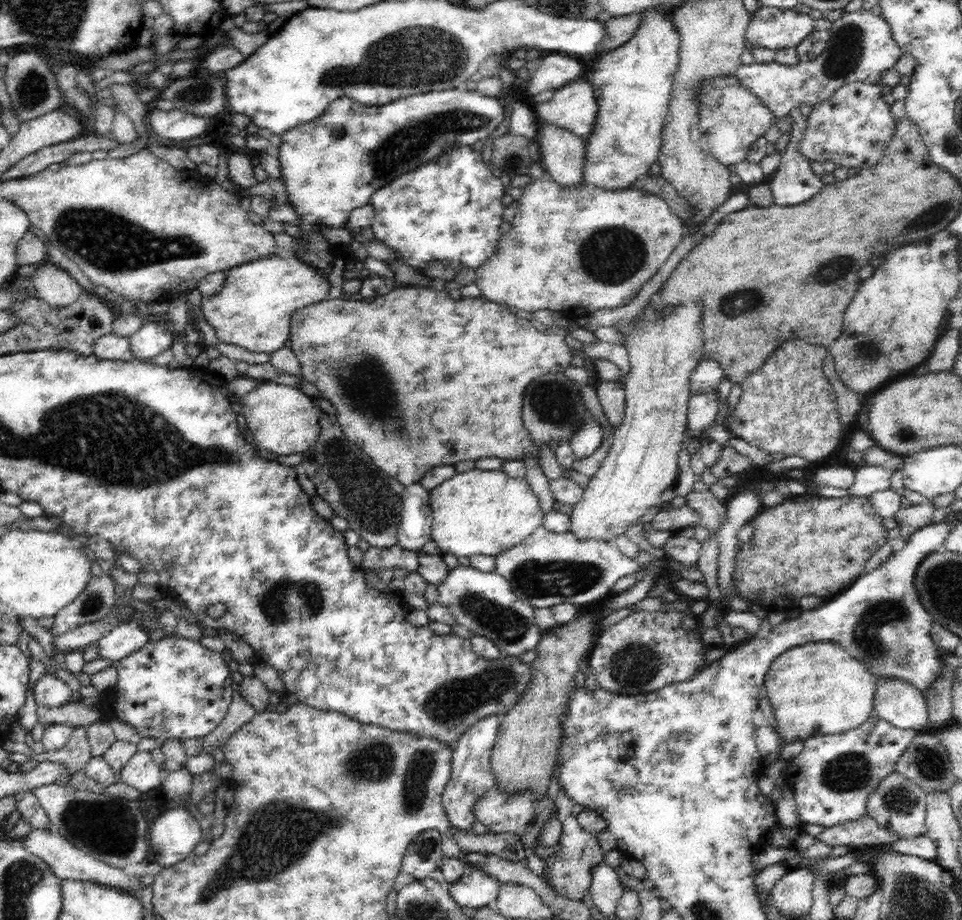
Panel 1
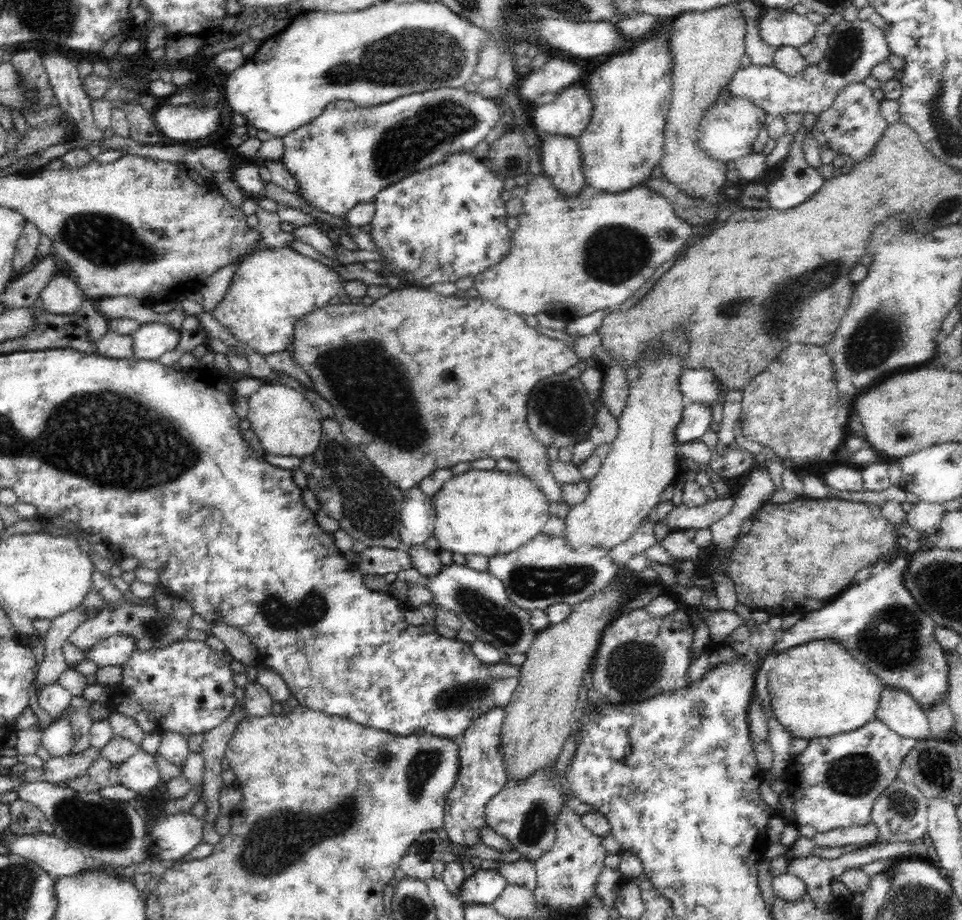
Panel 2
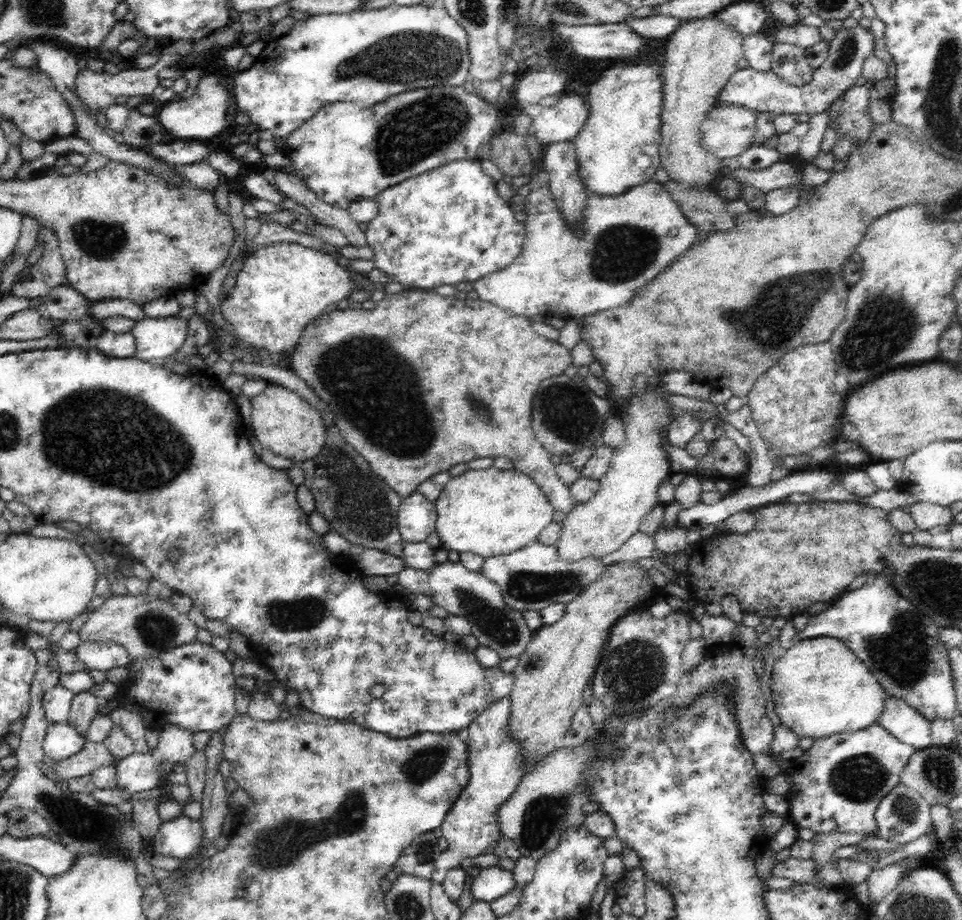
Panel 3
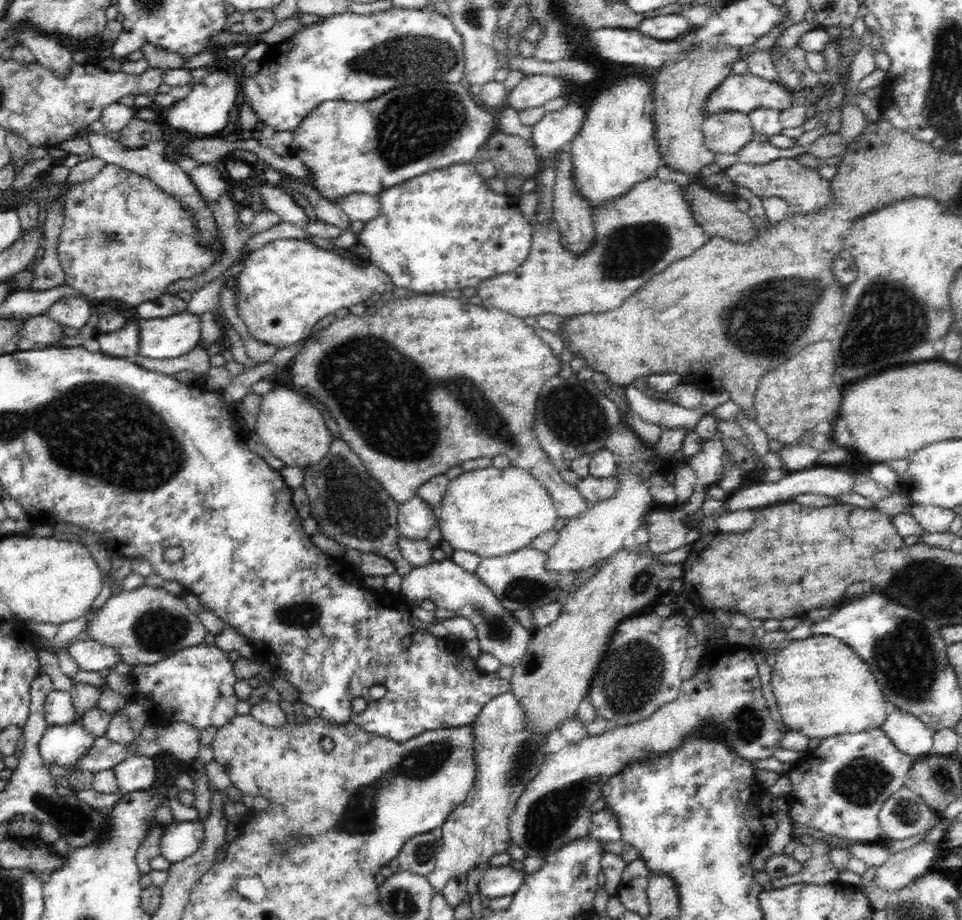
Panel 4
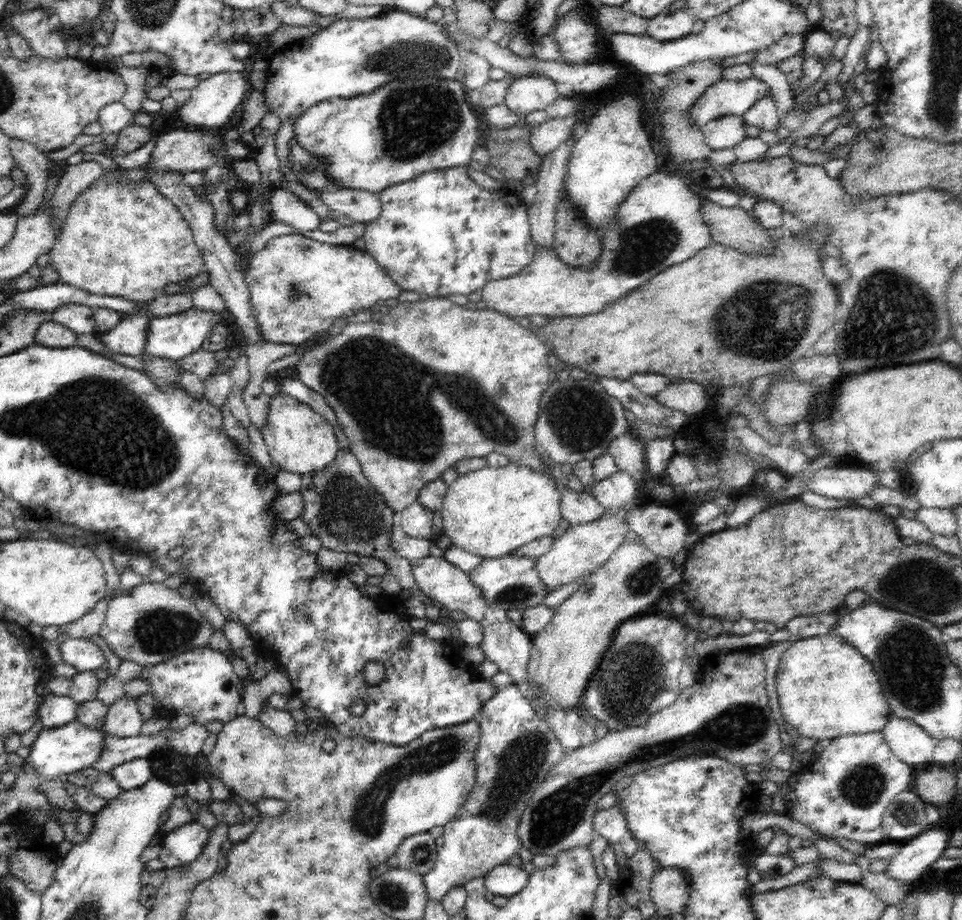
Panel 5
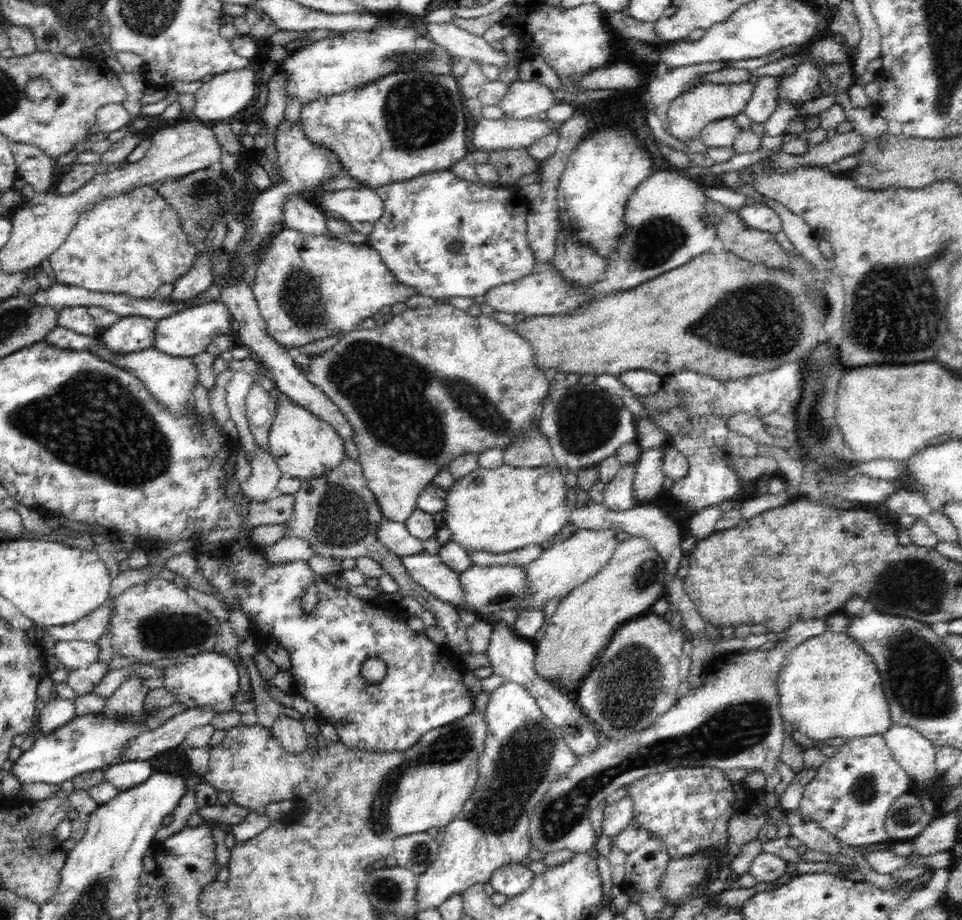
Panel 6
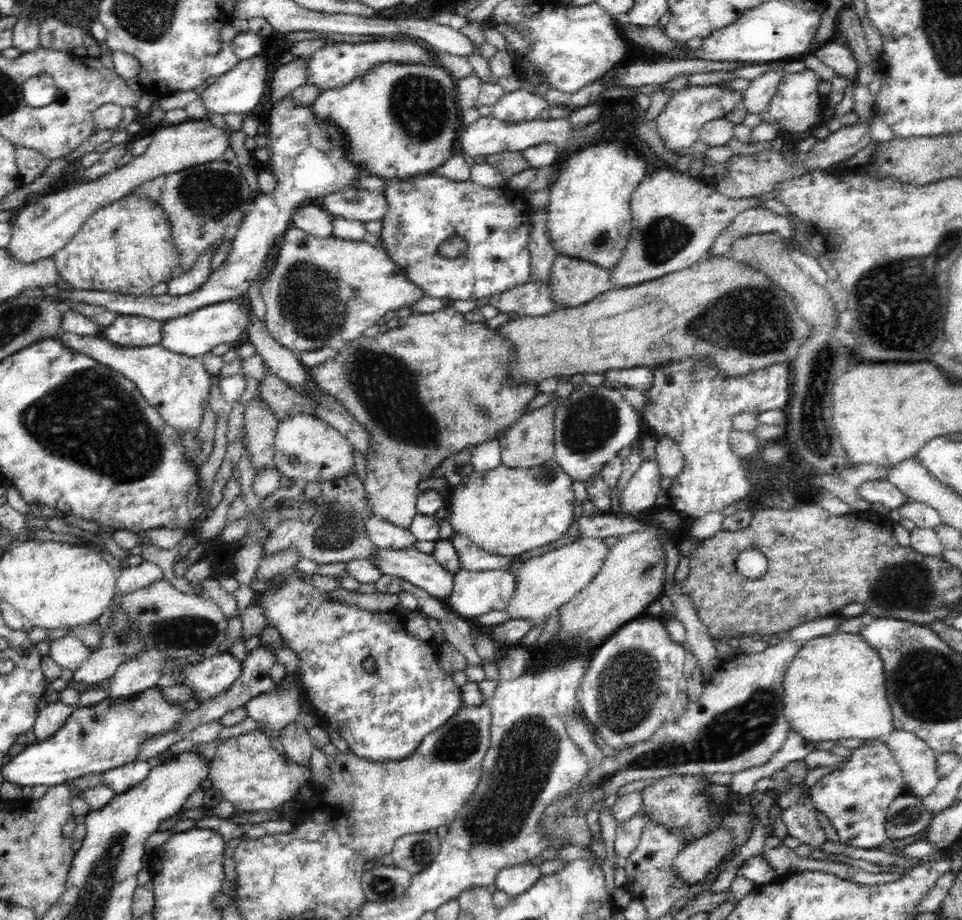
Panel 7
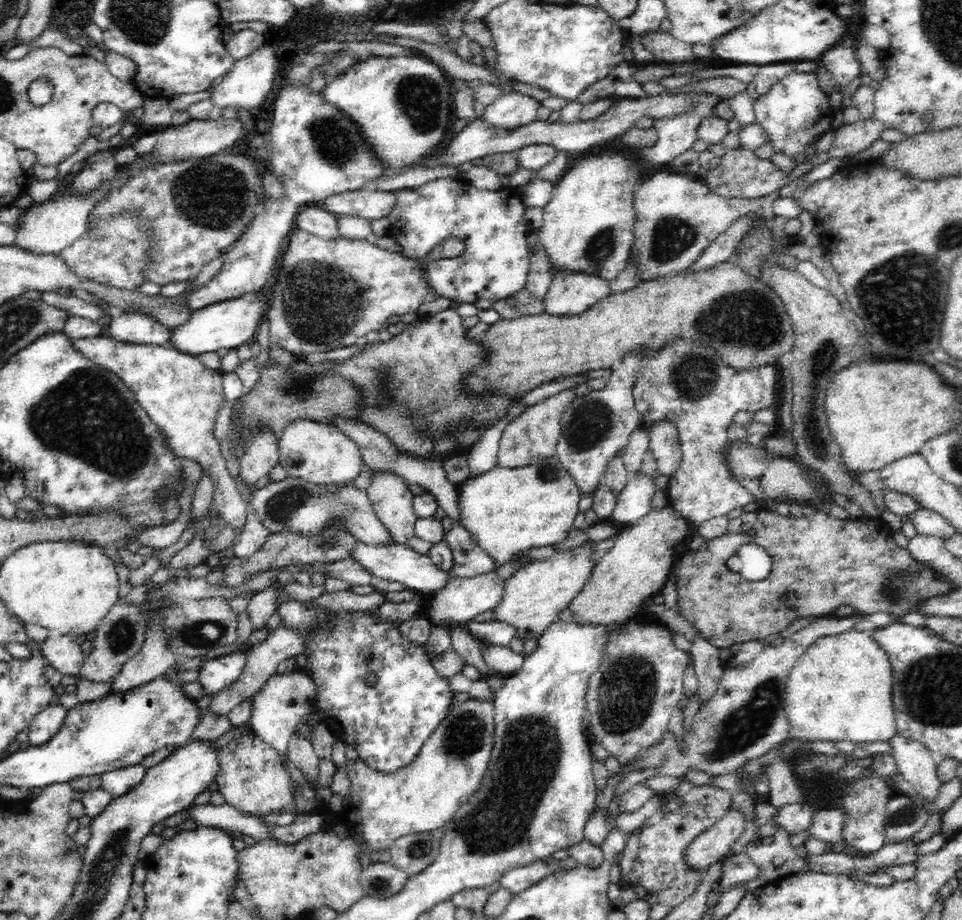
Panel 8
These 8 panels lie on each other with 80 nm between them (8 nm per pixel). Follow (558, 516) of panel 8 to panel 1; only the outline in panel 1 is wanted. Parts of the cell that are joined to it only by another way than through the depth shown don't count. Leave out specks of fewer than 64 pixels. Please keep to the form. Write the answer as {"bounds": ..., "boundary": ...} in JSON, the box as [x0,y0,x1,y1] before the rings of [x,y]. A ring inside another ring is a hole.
{"bounds":[429,469,544,556],"boundary":[[[472,469],[462,473],[454,473],[449,479],[429,491],[430,507],[432,507],[431,540],[436,542],[441,554],[454,556],[474,555],[498,556],[505,550],[529,538],[543,524],[544,514],[538,501],[538,495],[525,478],[514,478],[502,470]]]}

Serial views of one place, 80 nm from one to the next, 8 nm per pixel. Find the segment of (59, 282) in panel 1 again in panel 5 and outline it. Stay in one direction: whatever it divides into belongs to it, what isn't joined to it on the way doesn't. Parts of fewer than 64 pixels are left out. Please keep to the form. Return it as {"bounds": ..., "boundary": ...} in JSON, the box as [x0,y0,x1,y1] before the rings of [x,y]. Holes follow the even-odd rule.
{"bounds":[53,304,97,335],"boundary":[[[64,304],[56,308],[53,322],[72,330],[76,335],[97,334],[92,308],[80,304]]]}

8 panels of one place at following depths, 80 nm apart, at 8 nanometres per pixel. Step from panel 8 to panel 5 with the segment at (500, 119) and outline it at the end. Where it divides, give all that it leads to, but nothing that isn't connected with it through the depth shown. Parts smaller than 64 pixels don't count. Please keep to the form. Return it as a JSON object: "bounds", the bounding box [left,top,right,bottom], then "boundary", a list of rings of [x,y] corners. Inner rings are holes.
{"bounds":[504,75,558,117],"boundary":[[[528,75],[509,82],[504,103],[512,112],[525,117],[530,112],[545,110],[558,97],[556,82],[550,77]]]}

